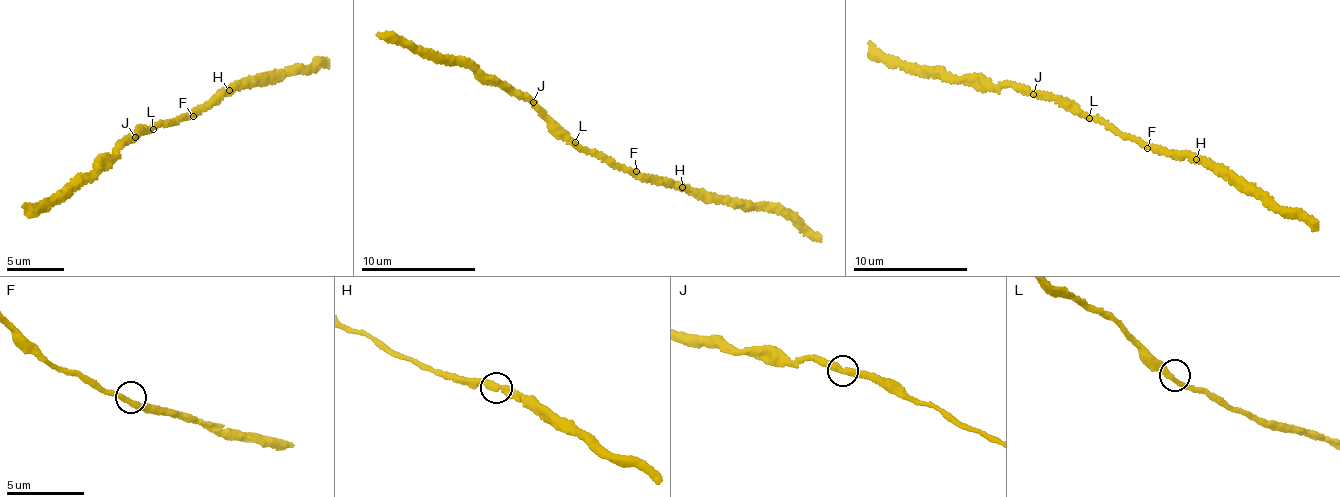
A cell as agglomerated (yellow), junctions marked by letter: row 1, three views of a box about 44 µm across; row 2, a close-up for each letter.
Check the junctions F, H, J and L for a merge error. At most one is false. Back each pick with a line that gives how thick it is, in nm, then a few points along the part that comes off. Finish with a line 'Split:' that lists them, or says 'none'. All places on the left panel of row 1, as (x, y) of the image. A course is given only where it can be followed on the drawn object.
Split: none

